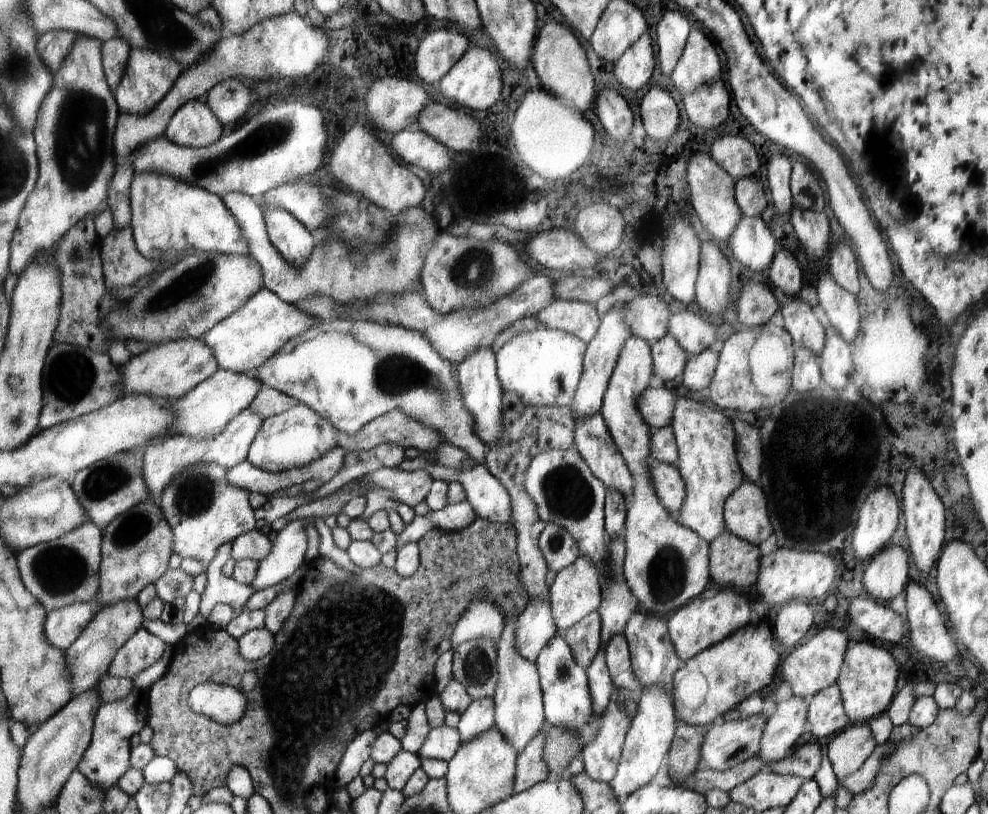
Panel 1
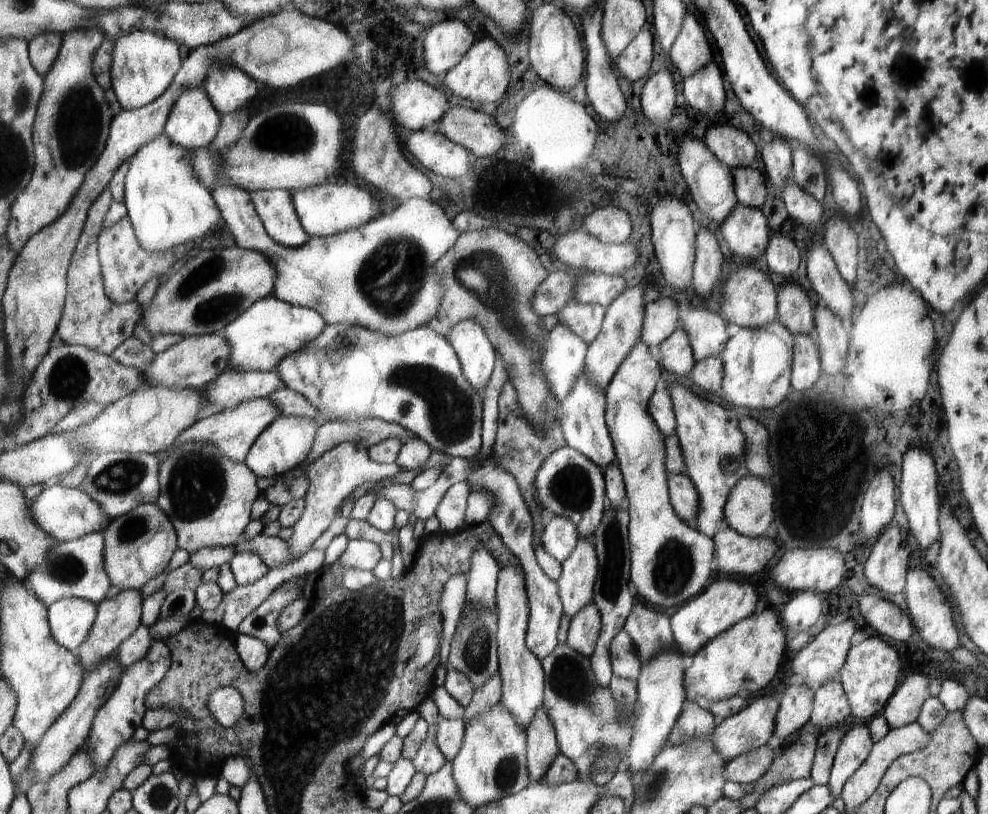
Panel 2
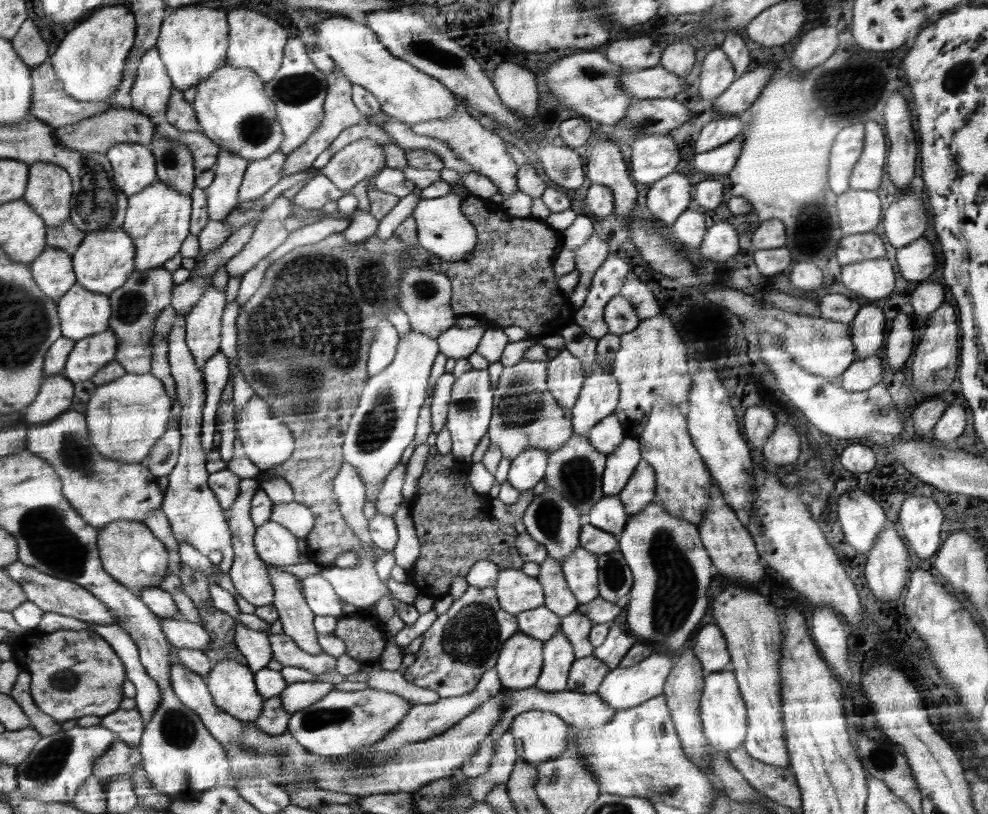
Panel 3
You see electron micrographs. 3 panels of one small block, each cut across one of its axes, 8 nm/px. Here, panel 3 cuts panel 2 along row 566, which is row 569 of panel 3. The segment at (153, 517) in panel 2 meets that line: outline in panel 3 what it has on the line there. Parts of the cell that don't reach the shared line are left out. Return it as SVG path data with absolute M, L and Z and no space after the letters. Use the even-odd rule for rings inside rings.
M116 521L99 528L99 546L105 569L120 582L139 592L142 589L162 587L171 572L171 553L165 542L142 521Z

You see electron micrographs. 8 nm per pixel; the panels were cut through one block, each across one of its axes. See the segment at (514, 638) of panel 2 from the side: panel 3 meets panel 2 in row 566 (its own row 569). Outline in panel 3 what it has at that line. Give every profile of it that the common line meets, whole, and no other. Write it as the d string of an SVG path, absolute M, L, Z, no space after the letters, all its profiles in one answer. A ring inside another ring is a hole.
M521 569L501 570L493 587L499 605L514 616L545 604L543 588L538 579Z

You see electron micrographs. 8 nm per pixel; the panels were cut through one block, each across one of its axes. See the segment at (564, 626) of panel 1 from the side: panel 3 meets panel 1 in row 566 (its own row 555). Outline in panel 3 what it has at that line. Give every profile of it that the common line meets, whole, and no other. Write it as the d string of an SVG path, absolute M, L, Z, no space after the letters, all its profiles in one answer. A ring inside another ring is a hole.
M580 545L561 562L569 589L580 604L589 603L600 596L600 567L597 554Z

